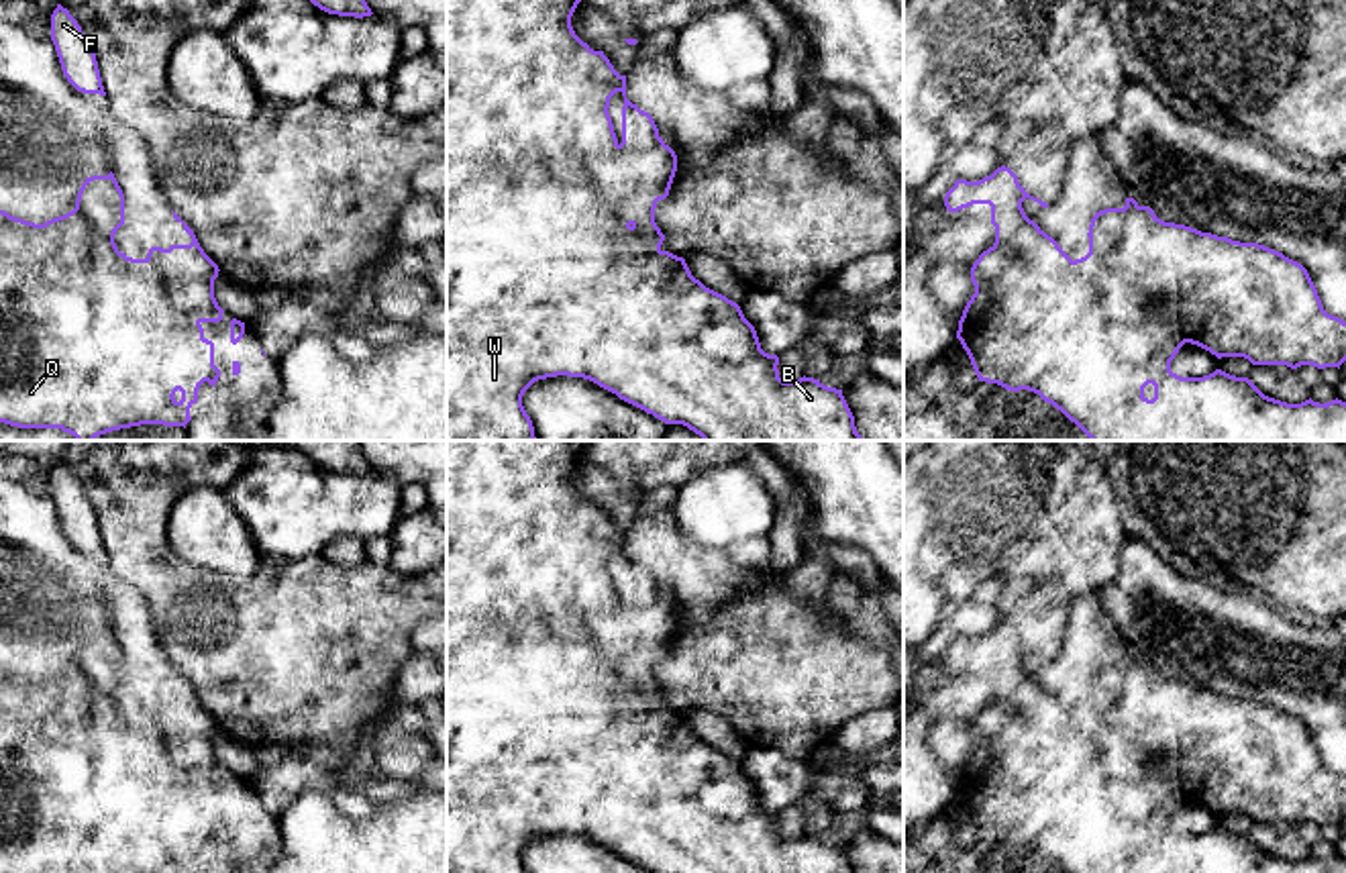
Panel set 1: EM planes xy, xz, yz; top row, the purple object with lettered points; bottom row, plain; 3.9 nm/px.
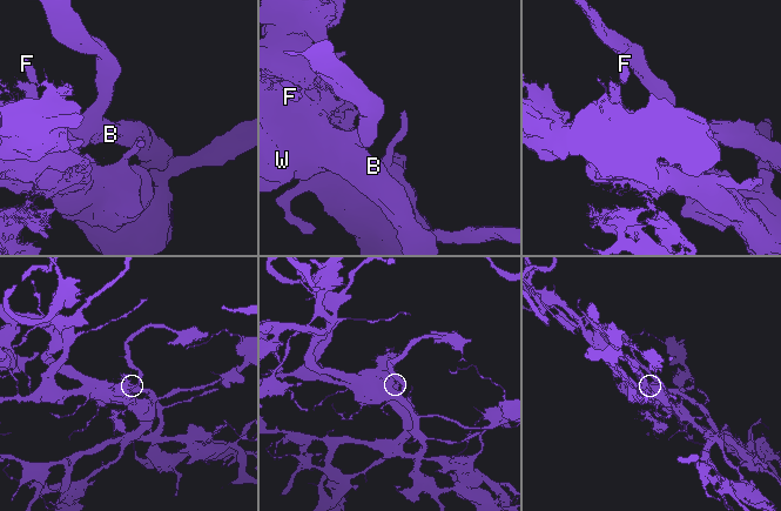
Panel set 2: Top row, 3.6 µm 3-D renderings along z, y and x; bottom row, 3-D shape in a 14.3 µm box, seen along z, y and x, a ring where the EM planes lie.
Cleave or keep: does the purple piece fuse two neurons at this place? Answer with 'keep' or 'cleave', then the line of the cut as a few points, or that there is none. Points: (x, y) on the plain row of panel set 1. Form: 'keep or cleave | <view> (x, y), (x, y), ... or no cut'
cleave | xz (447, 619), (604, 614), (594, 643), (623, 655)

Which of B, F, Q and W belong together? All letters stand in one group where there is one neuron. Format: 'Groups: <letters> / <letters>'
Groups: B W / F Q

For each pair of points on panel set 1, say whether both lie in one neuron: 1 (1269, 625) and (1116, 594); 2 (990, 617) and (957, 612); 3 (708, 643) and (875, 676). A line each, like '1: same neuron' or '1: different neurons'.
1: same neuron
2: same neuron
3: same neuron

